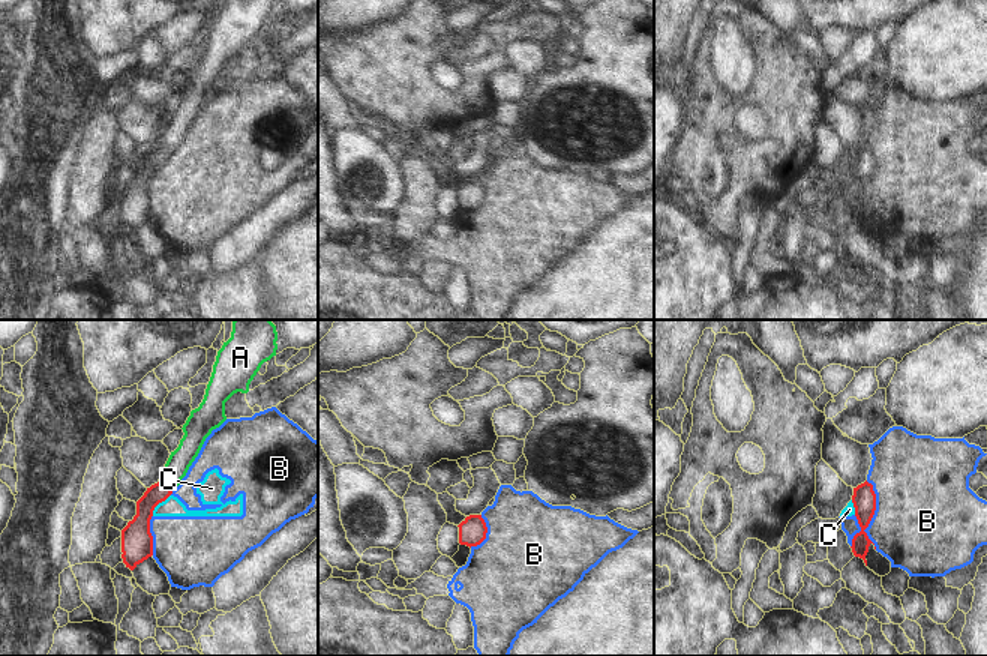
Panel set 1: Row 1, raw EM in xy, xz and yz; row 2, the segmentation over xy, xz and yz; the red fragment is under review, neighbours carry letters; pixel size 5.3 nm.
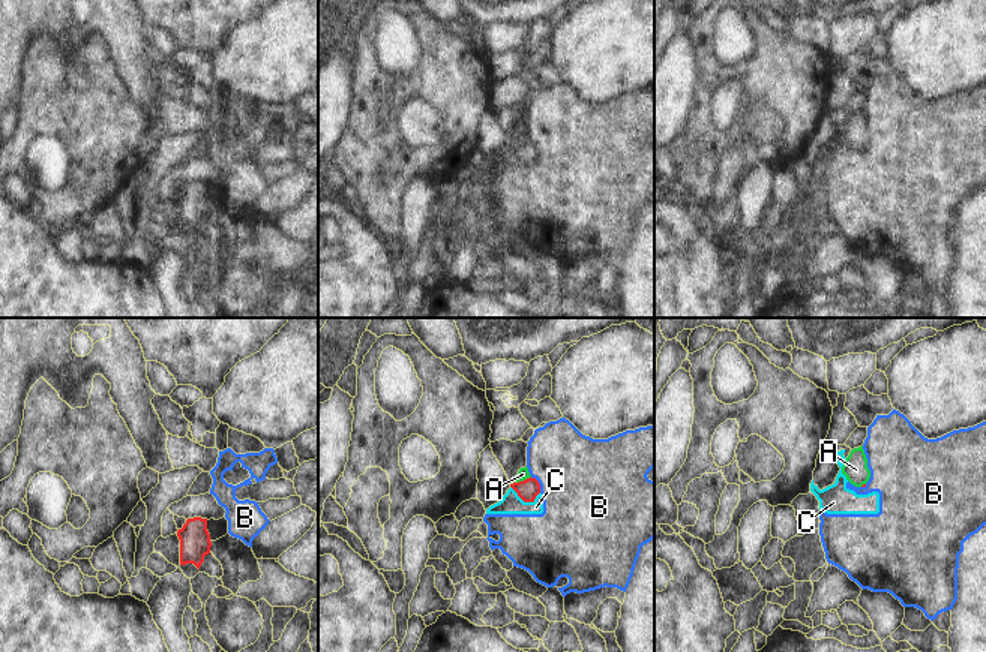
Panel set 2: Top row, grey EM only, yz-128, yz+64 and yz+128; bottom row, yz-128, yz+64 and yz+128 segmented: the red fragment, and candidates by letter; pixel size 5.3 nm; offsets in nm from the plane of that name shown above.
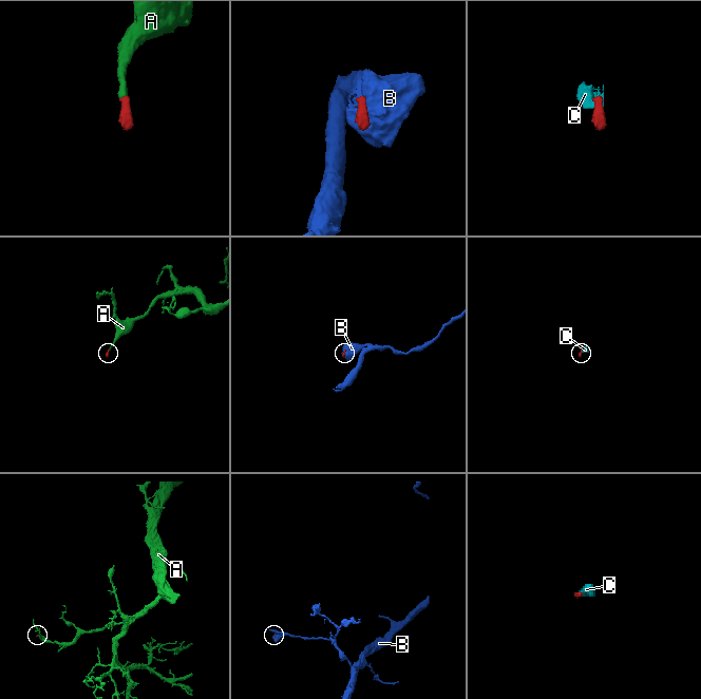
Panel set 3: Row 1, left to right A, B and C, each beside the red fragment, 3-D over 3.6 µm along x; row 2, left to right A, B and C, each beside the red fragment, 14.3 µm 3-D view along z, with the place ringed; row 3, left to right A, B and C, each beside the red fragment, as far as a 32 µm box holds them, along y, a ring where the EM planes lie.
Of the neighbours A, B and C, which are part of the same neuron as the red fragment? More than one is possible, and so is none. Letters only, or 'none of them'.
A.

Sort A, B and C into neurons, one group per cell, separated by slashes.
A / B C

